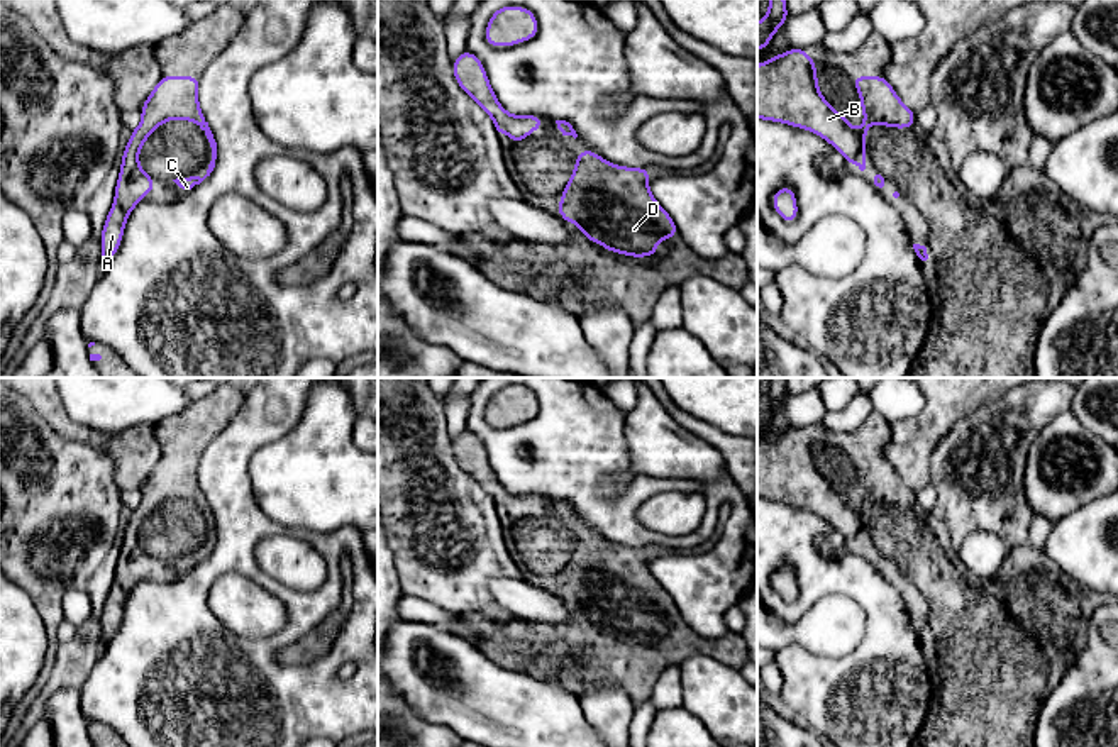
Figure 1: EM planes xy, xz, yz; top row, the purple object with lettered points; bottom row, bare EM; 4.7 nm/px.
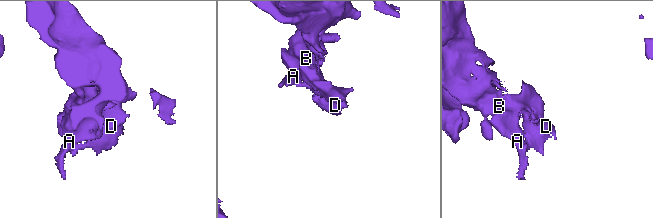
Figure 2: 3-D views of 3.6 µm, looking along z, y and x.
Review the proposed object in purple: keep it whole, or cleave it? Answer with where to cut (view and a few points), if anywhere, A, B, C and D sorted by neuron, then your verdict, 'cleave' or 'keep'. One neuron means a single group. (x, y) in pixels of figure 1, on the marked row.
cut none; groups A B C D; keep

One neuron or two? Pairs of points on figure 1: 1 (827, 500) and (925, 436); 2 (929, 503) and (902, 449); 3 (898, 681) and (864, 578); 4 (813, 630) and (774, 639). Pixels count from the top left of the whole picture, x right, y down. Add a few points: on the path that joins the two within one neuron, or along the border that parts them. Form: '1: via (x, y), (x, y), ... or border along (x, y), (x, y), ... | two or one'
1: border along (883, 454), (893, 471), (913, 490) | two
2: border along (929, 485), (915, 492) | two
3: via (890, 656), (890, 630), (881, 603) | one
4: via (803, 632), (785, 634) | one

